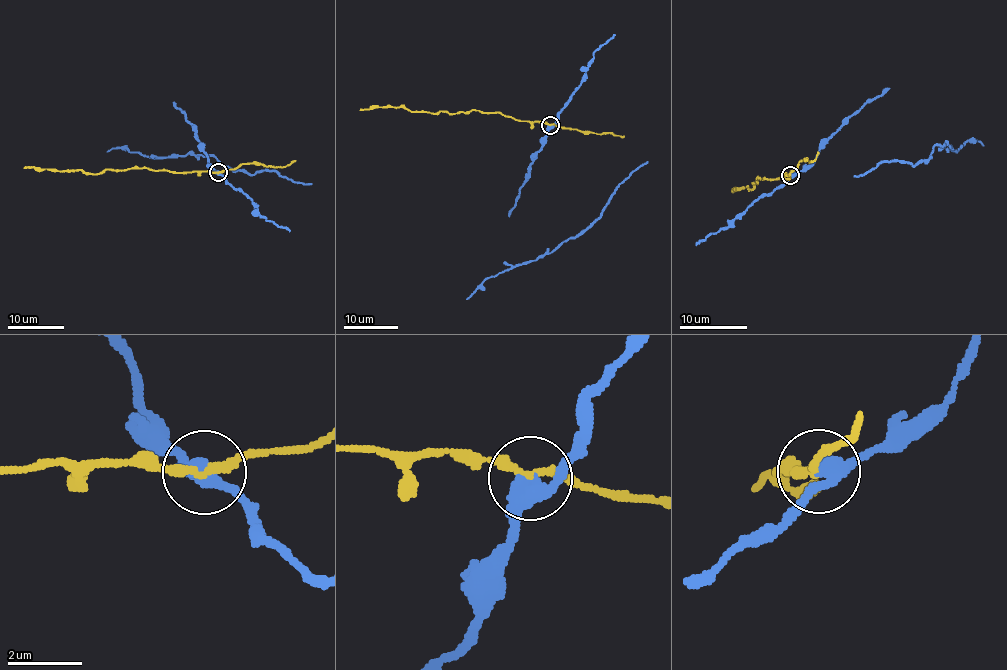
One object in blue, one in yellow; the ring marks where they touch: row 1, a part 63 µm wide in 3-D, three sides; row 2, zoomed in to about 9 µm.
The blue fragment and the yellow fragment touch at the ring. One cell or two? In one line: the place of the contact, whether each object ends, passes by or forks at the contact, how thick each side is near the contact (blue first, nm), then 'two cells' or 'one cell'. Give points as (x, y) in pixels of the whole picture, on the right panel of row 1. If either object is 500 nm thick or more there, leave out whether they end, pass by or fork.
place (790, 175); blue passes by; yellow passes by; calibres 400 and 200 nm; two cells

